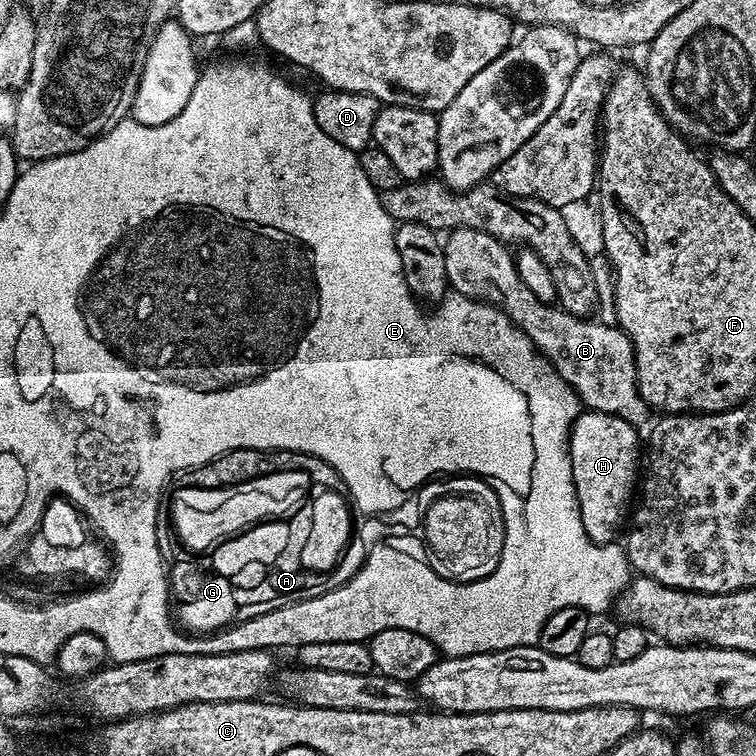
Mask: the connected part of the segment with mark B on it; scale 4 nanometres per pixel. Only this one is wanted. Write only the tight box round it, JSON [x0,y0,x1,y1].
[443,228,650,425]

